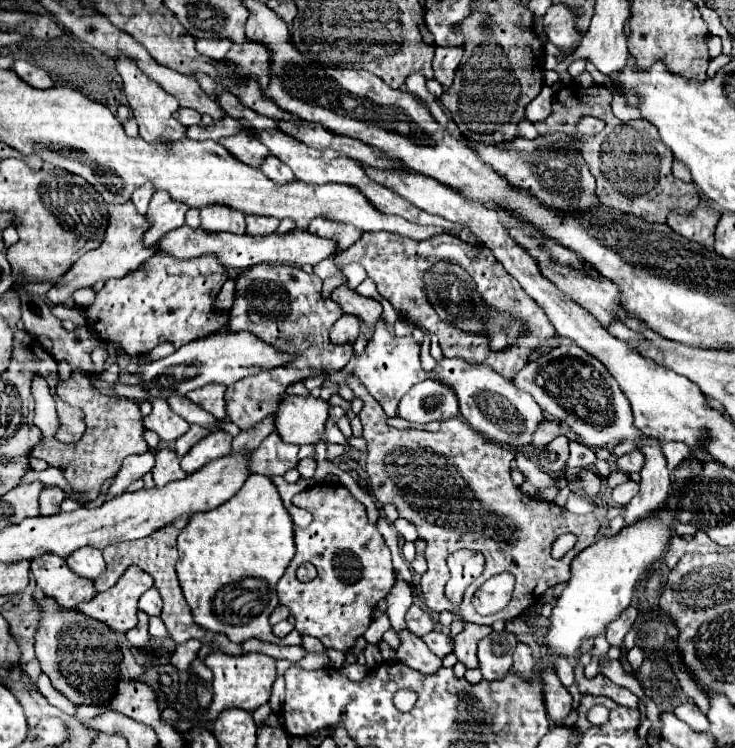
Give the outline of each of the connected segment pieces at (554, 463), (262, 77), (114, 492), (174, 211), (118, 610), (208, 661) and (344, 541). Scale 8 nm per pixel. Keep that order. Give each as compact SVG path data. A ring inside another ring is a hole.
M557 436L539 452L539 466L545 472L563 472L567 458L569 458L569 440L565 436Z
M245 40L245 44L233 44L227 52L225 60L231 62L233 70L249 76L255 74L259 78L261 88L269 86L271 80L271 52L261 42Z
M145 430L143 436L145 436L145 442L149 444L149 450L141 456L129 456L127 460L123 460L121 470L117 472L117 476L113 476L111 486L107 488L105 500L113 498L113 496L121 496L133 482L137 482L143 474L147 474L153 468L153 462L155 462L153 454L155 454L155 446L159 444L159 438L151 430Z
M155 192L149 202L149 210L145 214L147 220L151 220L151 228L145 232L143 242L147 246L153 246L165 232L183 226L185 212L187 212L185 204L171 200L167 192Z
M129 566L119 582L93 600L79 604L75 610L109 624L117 632L127 632L137 626L137 600L153 586L153 578L137 566Z
M217 650L205 658L205 666L213 672L213 682L211 682L213 702L209 706L209 712L200 716L181 716L176 726L177 731L186 732L198 726L199 722L206 723L209 720L215 720L219 716L219 712L223 712L225 708L243 708L247 712L253 712L261 704L269 702L271 686L275 682L275 658L261 654L261 652L247 652L241 656L229 656L229 654L223 654Z
M315 484L293 496L293 504L309 510L313 522L307 528L295 528L297 554L277 584L279 604L289 610L303 636L321 640L325 648L347 652L355 638L365 634L373 608L395 584L391 552L381 532L369 524L365 506L343 484ZM305 560L317 568L317 578L307 584L295 578L295 570Z

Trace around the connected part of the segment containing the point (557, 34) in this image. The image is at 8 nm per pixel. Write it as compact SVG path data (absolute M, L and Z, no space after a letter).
M553 4L545 14L545 30L549 42L553 42L557 48L562 48L564 53L562 61L575 52L571 46L579 44L583 38L583 32L577 32L575 22L577 12L573 12L567 4Z

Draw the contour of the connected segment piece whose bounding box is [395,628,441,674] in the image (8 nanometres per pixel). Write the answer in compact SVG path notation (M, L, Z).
M407 628L399 630L397 636L401 640L401 646L395 650L399 662L403 662L409 668L415 668L423 674L431 674L431 672L439 670L441 658L435 656L419 636L413 636L413 632L409 632Z

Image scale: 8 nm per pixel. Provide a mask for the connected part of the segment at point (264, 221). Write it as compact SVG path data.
M249 216L247 218L247 234L249 236L265 236L273 234L277 230L279 222L273 218L261 218L261 216Z

